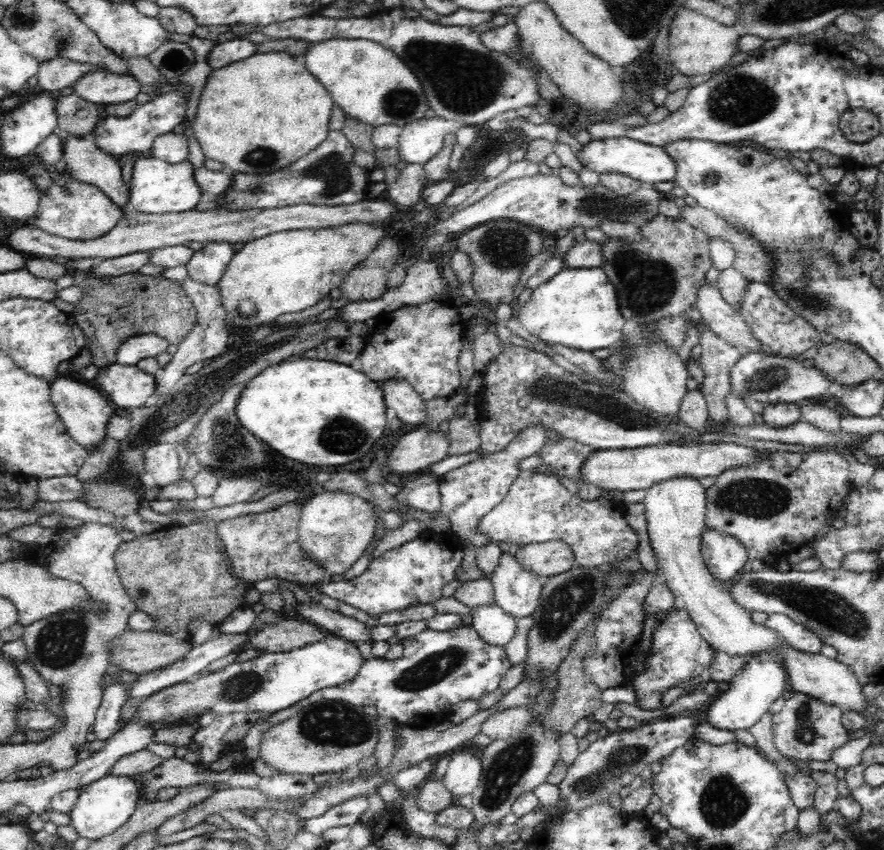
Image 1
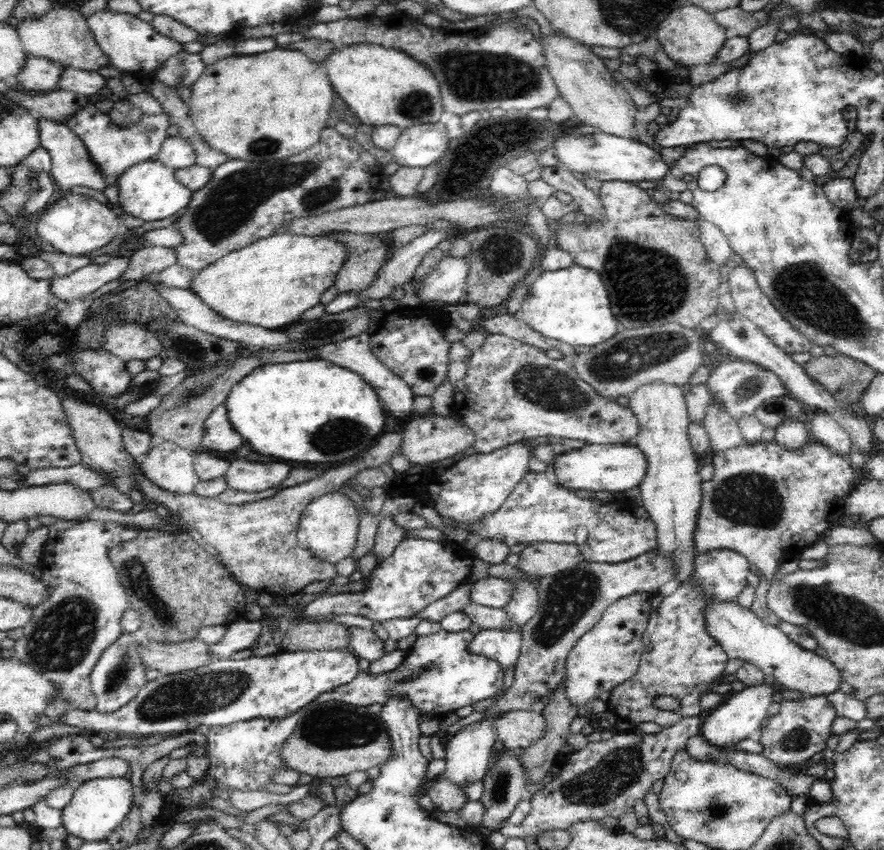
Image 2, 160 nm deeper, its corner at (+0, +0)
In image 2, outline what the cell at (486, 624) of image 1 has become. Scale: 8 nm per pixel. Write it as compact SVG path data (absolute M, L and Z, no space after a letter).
M519 625L515 628L504 628L504 630L482 629L469 642L468 651L496 660L503 670L508 670L508 668L515 668L518 662L521 640Z

